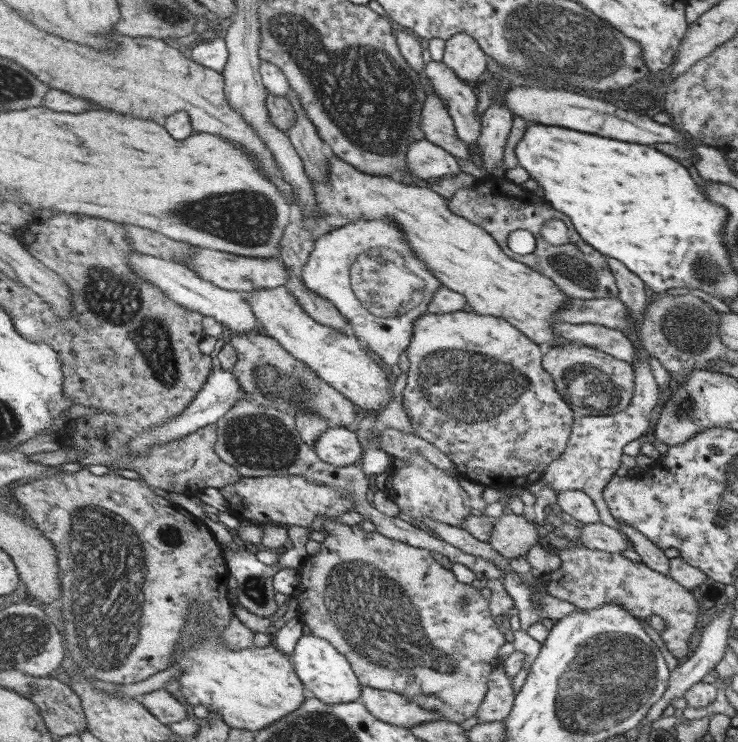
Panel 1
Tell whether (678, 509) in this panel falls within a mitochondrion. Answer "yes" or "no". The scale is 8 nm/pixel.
no

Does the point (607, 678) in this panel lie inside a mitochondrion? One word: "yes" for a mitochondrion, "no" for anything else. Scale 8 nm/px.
yes

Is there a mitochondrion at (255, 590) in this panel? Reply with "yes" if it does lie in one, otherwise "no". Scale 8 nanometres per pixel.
yes

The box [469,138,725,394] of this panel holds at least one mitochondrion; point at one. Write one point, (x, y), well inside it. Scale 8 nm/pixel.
(689, 329)

